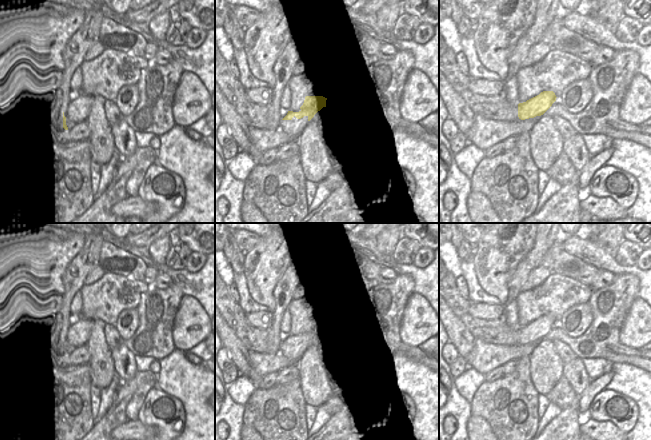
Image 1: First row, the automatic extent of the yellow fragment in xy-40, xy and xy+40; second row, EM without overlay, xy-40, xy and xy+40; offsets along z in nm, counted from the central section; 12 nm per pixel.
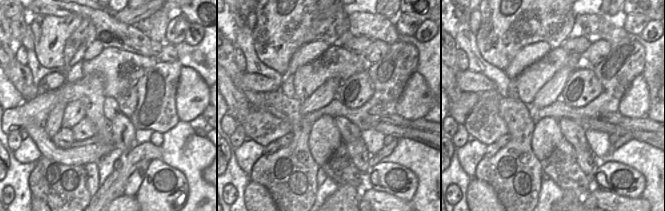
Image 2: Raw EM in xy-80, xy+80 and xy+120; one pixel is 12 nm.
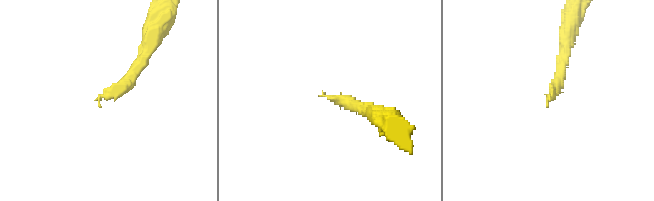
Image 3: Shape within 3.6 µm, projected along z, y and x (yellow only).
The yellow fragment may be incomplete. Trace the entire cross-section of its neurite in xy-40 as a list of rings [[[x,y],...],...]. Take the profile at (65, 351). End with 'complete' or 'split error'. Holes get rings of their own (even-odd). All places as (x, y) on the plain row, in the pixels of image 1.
[[[82,319],[75,324],[71,324],[63,336],[63,352],[70,354],[76,348],[87,343],[90,336],[92,321]]] | split error

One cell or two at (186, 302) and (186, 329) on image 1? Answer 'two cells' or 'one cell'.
one cell

